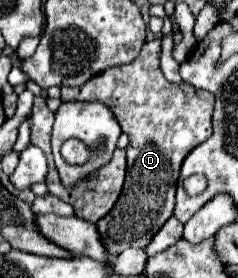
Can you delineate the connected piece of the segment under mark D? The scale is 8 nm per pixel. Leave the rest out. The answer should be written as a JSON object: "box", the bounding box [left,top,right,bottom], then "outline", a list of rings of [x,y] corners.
{"box":[61,38,213,254],"outline":[[[161,38],[147,42],[131,64],[109,68],[77,88],[61,88],[61,100],[99,100],[115,114],[129,136],[127,178],[117,204],[97,222],[97,232],[109,254],[123,248],[147,248],[151,238],[169,220],[175,206],[175,190],[185,156],[211,136],[213,94],[189,84],[171,84],[159,68]]]}

